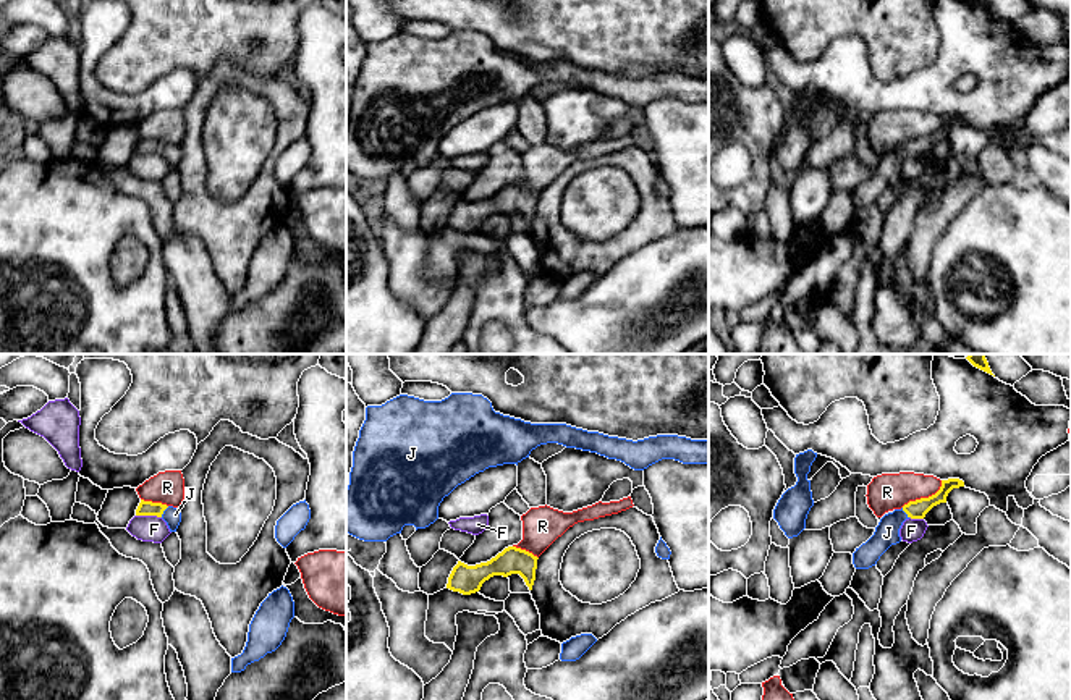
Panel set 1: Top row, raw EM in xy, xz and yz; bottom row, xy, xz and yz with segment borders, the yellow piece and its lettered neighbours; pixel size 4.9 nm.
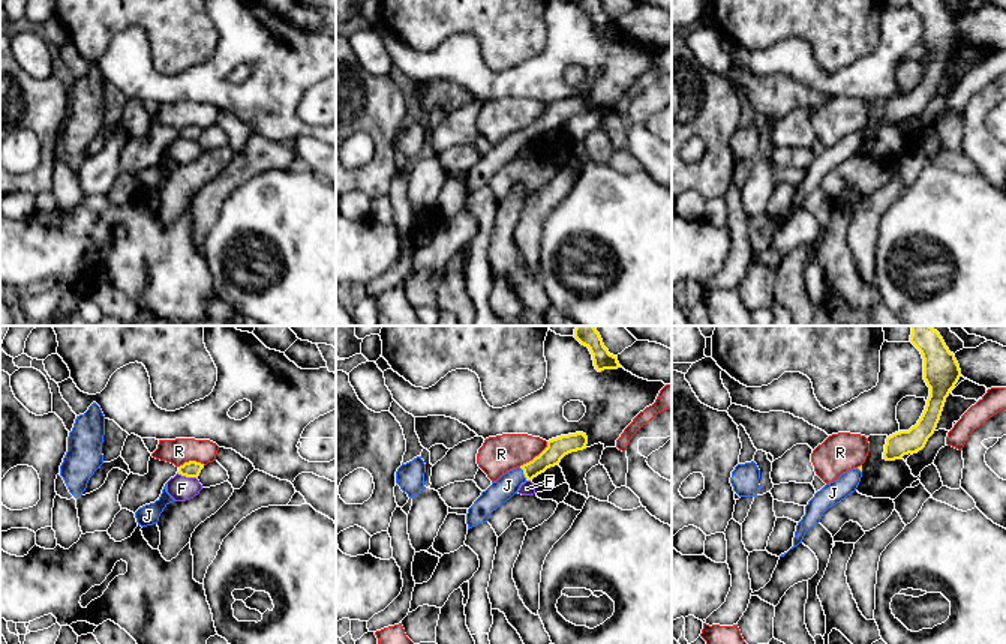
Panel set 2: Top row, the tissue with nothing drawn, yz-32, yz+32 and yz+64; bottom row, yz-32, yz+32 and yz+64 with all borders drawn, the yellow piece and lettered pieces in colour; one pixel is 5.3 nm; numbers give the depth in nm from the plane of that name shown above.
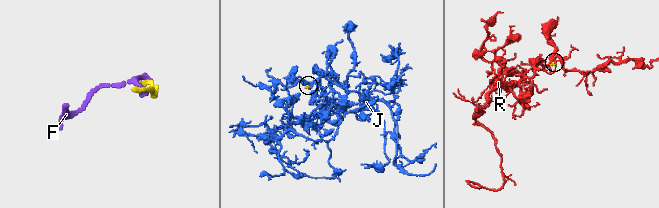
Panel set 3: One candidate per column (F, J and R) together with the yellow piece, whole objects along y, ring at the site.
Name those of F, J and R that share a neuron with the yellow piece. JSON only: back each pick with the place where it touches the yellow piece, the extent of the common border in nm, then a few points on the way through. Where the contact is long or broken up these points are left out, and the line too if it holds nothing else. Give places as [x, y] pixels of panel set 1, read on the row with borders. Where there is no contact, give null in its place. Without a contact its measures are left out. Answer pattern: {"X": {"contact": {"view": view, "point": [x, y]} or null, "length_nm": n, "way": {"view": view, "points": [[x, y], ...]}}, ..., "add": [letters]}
{"J": {"contact": {"view": "xy", "point": [164, 510]}, "length_nm": 70, "way": {"view": "xy", "points": [[146, 508], [164, 510], [172, 516]]}}, "add": ["J"]}

